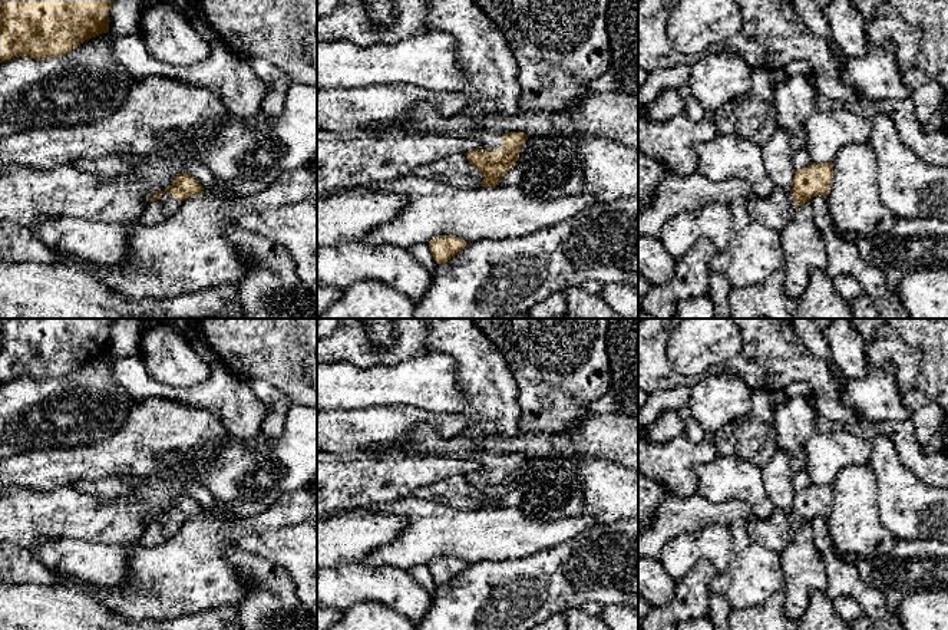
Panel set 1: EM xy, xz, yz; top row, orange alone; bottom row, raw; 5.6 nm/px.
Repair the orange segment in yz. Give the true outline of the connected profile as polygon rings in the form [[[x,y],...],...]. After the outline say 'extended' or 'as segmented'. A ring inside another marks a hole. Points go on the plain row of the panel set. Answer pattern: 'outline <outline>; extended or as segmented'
outline [[[812,484],[796,491],[790,512],[774,509],[770,518],[760,519],[744,501],[710,502],[698,491],[683,498],[668,495],[657,509],[651,525],[638,532],[638,557],[658,558],[674,537],[708,525],[730,527],[734,519],[747,524],[749,534],[756,542],[780,553],[792,542],[800,527],[815,517],[828,518],[832,498],[832,484]]]; extended

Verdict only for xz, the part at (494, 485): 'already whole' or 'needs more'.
needs more

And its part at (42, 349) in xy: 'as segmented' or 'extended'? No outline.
as segmented

